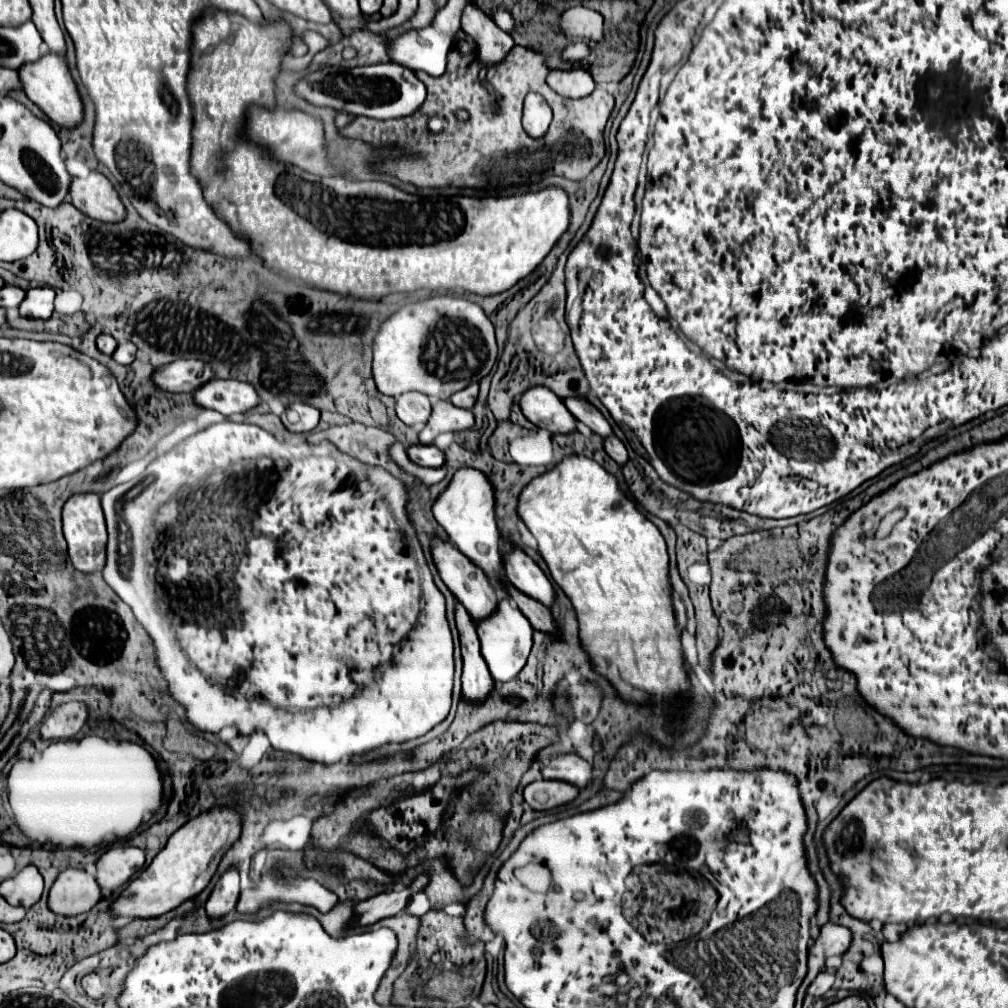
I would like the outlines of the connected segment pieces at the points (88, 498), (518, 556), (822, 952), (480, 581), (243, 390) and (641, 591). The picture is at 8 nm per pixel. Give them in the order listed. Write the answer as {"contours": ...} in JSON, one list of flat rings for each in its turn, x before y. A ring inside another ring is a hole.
{"contours":[[[77,494,63,506,63,532,69,544,69,558,75,570,83,574,95,574,103,570,107,560,107,528,97,494]],[[515,548,511,556,505,556,505,576,521,594,547,604,549,608,553,606,557,596,553,584,525,552]],[[825,924,821,928,821,934,813,948,809,950,809,972,807,972,807,982,811,982,821,970,825,970,825,958,833,954,843,954,851,946,851,932,845,926,839,924]],[[435,540,431,550,433,550,433,560,435,560,435,566,441,574,441,580,453,592,453,596,467,608,471,620,475,620,475,624,479,624,481,620,489,618,489,614,495,612,495,608,499,604,499,598,497,598,495,588,485,578,485,574,479,568,475,568,473,562,467,560,467,556,463,556,459,550,455,550,451,544,447,544,443,540]],[[219,378,201,386,193,394,193,398,199,406,217,410,223,416,241,414,259,404,259,396,257,390,253,390,253,384,245,384,239,380,219,380]],[[565,456,565,460,561,460,561,464,557,464,557,466,553,466,551,470,547,470,545,474,541,474,541,476,537,476,537,478,533,478,523,490,521,490,521,496,519,496,519,506,517,506,517,514,521,516,521,520,525,522,525,526,529,528,529,532,535,536,535,540,537,540,537,550,539,550,539,554,543,556,543,560,545,560,545,564,547,564,547,568,549,568,549,572,551,572,551,578,563,588,563,592,569,596,569,600,571,600,571,604,573,604,573,608,575,608,575,612,577,612,577,618,579,618,579,634,581,634,581,642,583,642,583,648,589,652,589,656,591,656,591,660,593,660,593,664,595,664,595,668,597,668,597,672,601,674,601,676,605,676,607,680,611,680,613,682,613,686,617,688,617,692,625,698,625,700,631,700,631,702,641,702,641,700,645,700,645,698,655,698,655,700,659,700,659,704,661,704,661,700,665,700,665,698,669,698,669,696,673,696,673,694,677,694,679,690,685,690,687,688,687,676,685,676,685,670,683,670,683,652,681,652,681,642,679,642,679,630,677,630,677,622,675,622,675,614,673,614,673,604,671,604,671,592,667,590,667,586,669,586,669,576,667,576,667,566,669,566,669,556,667,556,667,546,665,546,665,540,663,540,663,536,661,536,661,532,657,530,657,526,653,524,653,522,649,522,647,518,645,518,645,514,637,508,637,504,635,504,635,500,631,500,621,488,619,488,619,482,617,482,617,478,613,476,613,474,609,474,609,472,605,472,605,468,601,468,595,460,589,460,589,458,585,458,585,456]]]}

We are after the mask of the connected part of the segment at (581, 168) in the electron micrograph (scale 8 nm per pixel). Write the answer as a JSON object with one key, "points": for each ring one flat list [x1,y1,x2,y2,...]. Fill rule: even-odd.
{"points":[[515,46,509,56,499,64,499,66,493,66,489,68,487,72,487,82,495,88,495,92,501,96,501,112,499,114,491,114,489,110,489,92,487,88,479,82,479,72,481,68,481,62,479,58,473,54,469,58,463,58,455,48,449,52,449,62,447,62,447,70,443,76,439,78,433,78,433,76,427,76,425,72,417,72,417,76,425,82,427,86,427,98,425,98,425,104,421,108,417,108,411,116,405,116,405,118,399,118,399,120,371,120,371,118,355,118,349,126,345,126,341,130,343,136,349,136,349,138,359,138,359,140,365,140,365,142,371,142,371,144,389,144,389,142,397,142,401,146,405,146,409,152,413,152,417,158,415,160,401,160,401,162,387,162,383,166,383,172,387,174,393,174,397,176,399,180,403,182,411,182,411,184,417,184,421,188,425,186,433,186,433,188,439,188,439,186,469,186,469,188,477,188,477,190,487,190,487,188,497,188,497,186,507,186,507,184,525,184,525,182,539,182,541,180,541,174,557,174,557,176,565,176,569,180,583,180,599,162,601,158,605,156,605,140,603,140,603,128,609,120,609,114,613,110,613,96,603,90,603,88,595,88,593,94,581,98,581,100,563,100,561,96,557,96,545,82,547,74,549,74,549,68,545,64,545,56,541,52,535,52,535,50,529,50,529,48,523,48,523,46],[529,92,535,92,535,94,541,94,547,104,553,108,553,122,551,122,551,128,549,132,535,140,531,136,525,134,523,126,521,126,521,114,523,114,523,100],[463,108,469,112,469,120,467,122,457,122,455,118,455,112],[431,114,441,114,445,118,445,128,443,132,439,134,431,134,427,130,427,118]]}

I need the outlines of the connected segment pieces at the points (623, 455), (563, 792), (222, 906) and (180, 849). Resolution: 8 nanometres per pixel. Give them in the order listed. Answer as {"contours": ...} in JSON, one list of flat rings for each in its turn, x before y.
{"contours":[[[611,434,611,436,607,436,605,438,605,442,603,442,603,446,605,446,605,452,617,462,617,464,625,464,627,462,627,450,625,450,625,446,623,446,623,442,615,436,615,434]],[[535,780,525,786,523,796,533,810,549,810,571,802,577,796,577,792,577,786,561,780]],[[229,866,223,872,221,880,213,888,213,892,205,904,207,914,211,918,221,918,223,914,227,914,235,908,237,898,239,898,239,872,235,866]],[[213,808,185,826,181,826,167,842,167,846,155,856,155,860,141,872,135,882,131,882,113,902,109,914,119,918,155,918,181,902,197,896,211,880,221,862,221,856,229,850,229,846,239,838,241,822,239,812,231,808]]]}

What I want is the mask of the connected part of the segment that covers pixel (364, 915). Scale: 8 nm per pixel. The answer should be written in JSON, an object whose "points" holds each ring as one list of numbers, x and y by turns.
{"points":[[421,872,411,886,407,886,407,890,403,892,381,892,377,896,371,896,367,900,361,900,355,908,355,916,357,916,357,922,361,926,369,926,369,924,375,924,383,918,389,918,393,914,399,914,407,908,409,900,413,894,425,890,425,886,429,884,429,872]]}

